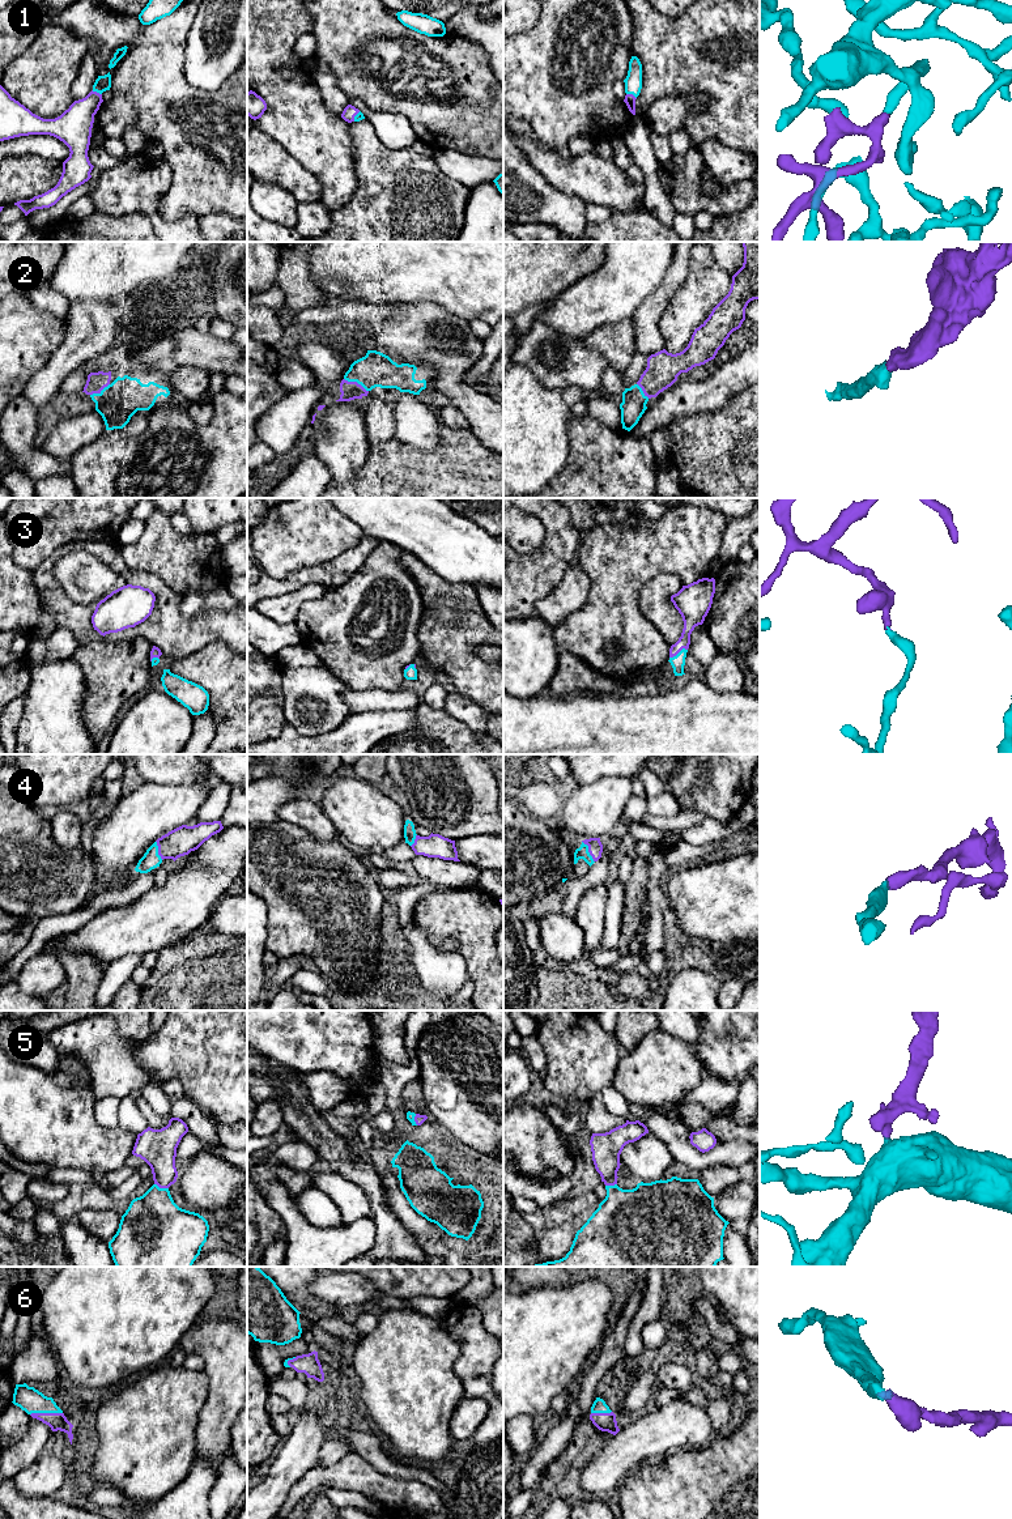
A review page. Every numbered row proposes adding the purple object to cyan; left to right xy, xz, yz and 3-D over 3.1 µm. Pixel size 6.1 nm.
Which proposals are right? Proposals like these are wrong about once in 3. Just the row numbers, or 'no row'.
1, 2, 3, 4, 5, 6

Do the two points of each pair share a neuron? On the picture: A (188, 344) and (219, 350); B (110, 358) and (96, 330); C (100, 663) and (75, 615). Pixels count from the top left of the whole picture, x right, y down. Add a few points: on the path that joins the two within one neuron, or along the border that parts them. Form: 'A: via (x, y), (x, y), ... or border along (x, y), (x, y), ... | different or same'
A: via (196, 349), (211, 350) | same
B: border along (115, 343), (79, 365) | different
C: border along (103, 638), (81, 646) | different

